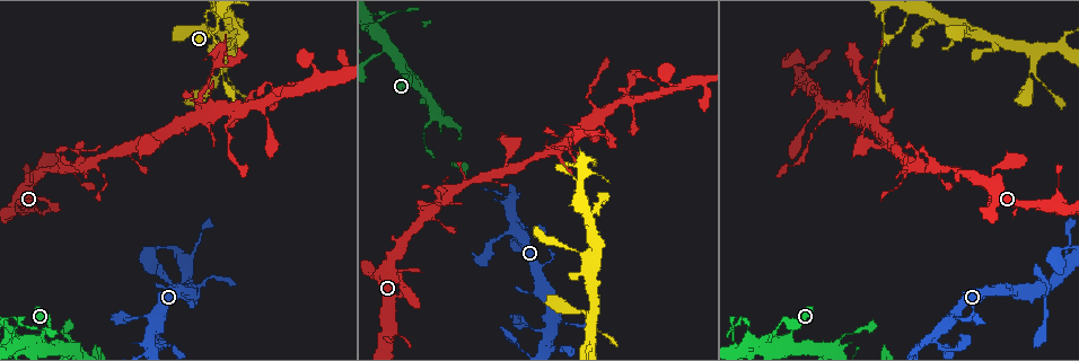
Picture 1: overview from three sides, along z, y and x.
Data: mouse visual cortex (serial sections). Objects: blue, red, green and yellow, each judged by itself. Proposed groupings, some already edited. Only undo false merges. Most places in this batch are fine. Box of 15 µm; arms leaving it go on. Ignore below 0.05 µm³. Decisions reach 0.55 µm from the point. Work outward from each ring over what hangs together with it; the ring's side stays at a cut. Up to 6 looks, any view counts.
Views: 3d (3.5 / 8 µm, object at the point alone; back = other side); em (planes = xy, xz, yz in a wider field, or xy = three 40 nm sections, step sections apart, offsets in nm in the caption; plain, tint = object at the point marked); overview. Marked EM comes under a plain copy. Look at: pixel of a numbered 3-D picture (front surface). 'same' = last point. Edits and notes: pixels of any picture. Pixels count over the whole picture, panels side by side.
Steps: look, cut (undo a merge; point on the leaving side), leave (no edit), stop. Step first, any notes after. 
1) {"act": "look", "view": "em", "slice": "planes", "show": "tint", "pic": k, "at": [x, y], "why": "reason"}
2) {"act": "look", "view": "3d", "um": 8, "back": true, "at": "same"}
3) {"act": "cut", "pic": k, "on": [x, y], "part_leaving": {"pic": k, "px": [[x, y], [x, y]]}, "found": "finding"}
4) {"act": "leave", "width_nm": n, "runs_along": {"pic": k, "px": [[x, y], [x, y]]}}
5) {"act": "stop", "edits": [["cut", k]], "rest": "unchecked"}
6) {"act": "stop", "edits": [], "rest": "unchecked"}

{"act": "look", "view": "3d", "um": 3.5, "pic": 1, "at": [400, 278], "why": "abrupt turn"}

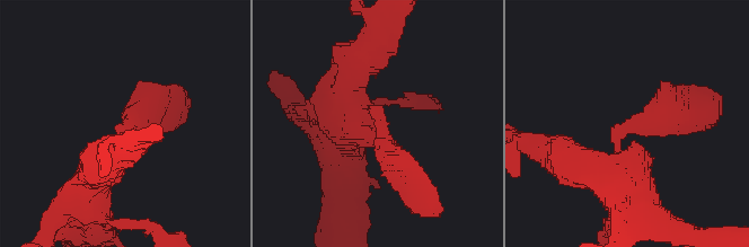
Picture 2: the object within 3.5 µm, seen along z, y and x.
{"act": "look", "view": "em", "slice": "xy", "step": 1, "show": "tint", "pic": 2, "at": [637, 122], "arm_widths_nm": [350, 400]}

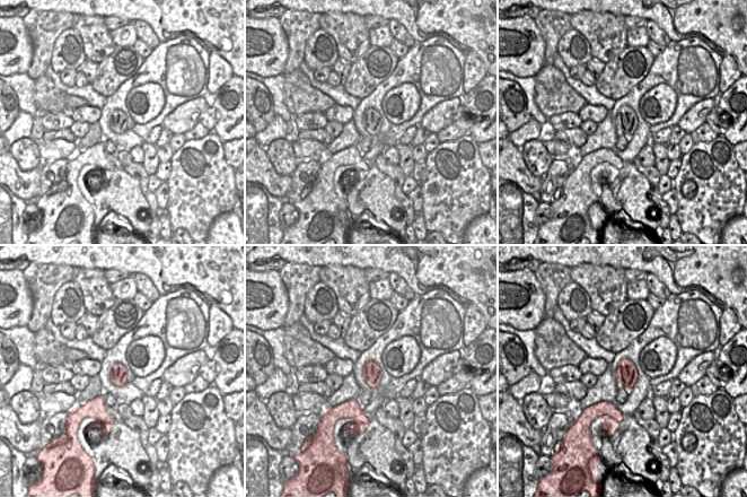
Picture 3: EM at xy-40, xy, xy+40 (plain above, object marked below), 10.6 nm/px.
{"act": "leave", "width_nm": 200, "runs_along": {"pic": 2, "px": [[345, 106], [377, 112], [419, 196]]}, "found": "one cell here"}

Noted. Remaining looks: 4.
{"act": "look", "view": "3d", "um": 3.5, "back": true, "pic": 1, "at": [219, 76]}

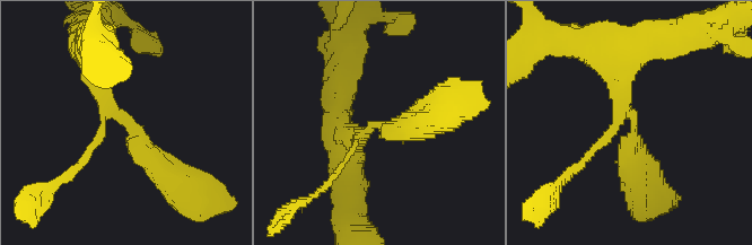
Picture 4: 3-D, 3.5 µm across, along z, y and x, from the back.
{"act": "look", "view": "em", "slice": "xy", "step": 2, "show": "tint", "pic": 4, "at": [632, 119], "arms": 3, "arm_widths_nm": [100, 300, 350], "why": "need the tissue"}

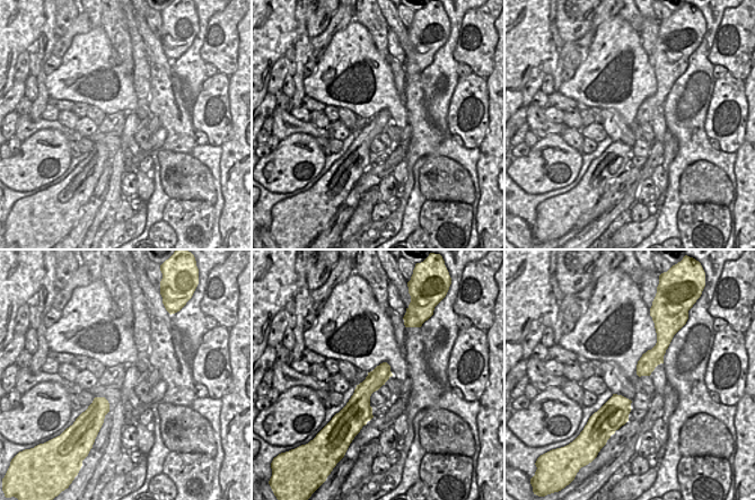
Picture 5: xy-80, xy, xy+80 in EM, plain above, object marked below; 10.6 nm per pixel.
{"act": "leave", "width_nm": 190, "runs_along": {"pic": 4, "px": [[93, 59], [103, 101], [176, 180]]}, "found": "all the same cell"}

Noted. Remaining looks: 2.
{"act": "look", "view": "3d", "um": 3.5, "pic": 1, "at": [565, 162], "why": "sharp bend"}

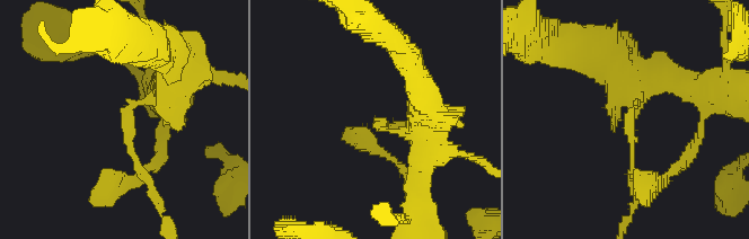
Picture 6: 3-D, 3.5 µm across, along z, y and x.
{"act": "look", "view": "em", "slice": "planes", "show": "tint", "pic": 6, "at": [127, 117]}

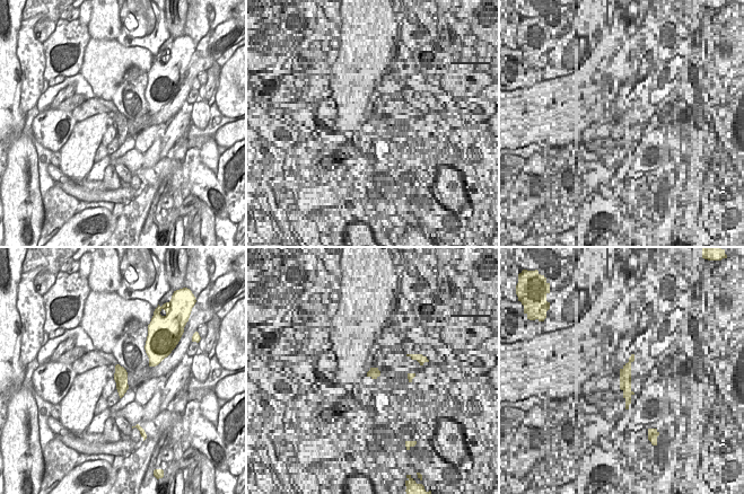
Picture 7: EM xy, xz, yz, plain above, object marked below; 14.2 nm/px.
{"act": "cut", "pic": 6, "on": [126, 136], "part_leaving": {"pic": 6, "px": [[134, 104], [131, 156], [158, 204]]}, "found": "a second cell is stuck on"}

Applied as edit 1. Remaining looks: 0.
{"act": "stop", "edits": [["cut", 6]], "rest": "unchecked"}

